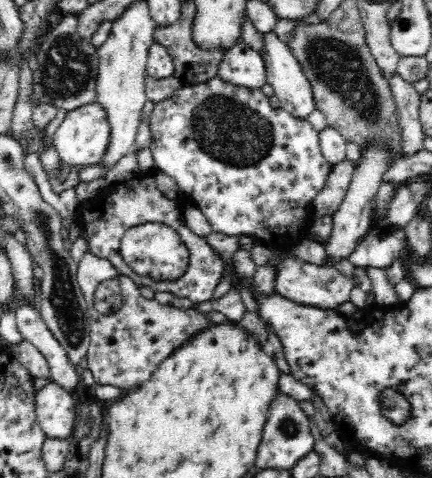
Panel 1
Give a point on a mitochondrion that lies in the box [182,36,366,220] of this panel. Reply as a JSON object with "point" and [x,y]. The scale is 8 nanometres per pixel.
{"point":[226,127]}

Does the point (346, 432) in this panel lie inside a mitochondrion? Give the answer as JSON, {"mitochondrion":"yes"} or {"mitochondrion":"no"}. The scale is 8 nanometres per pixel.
{"mitochondrion":"no"}

